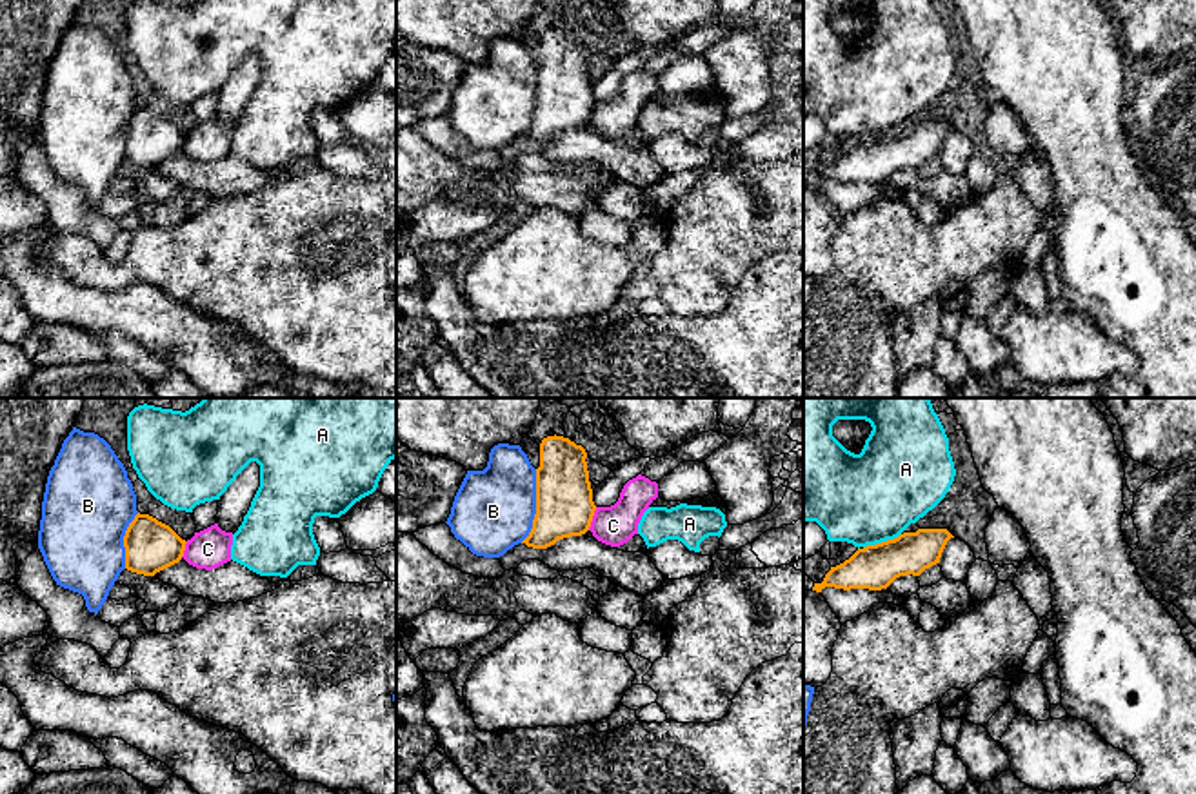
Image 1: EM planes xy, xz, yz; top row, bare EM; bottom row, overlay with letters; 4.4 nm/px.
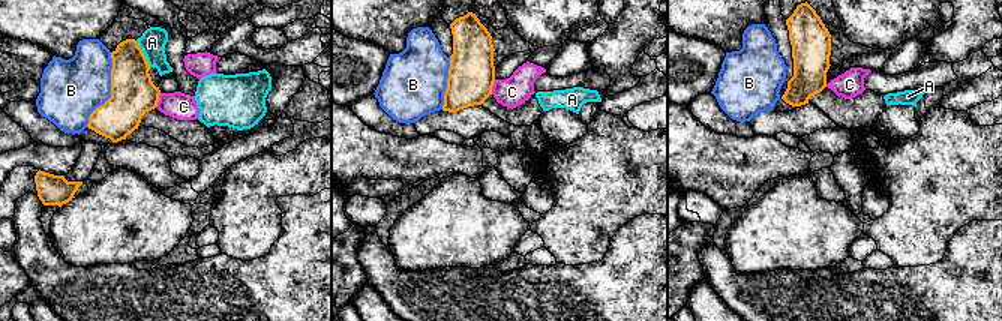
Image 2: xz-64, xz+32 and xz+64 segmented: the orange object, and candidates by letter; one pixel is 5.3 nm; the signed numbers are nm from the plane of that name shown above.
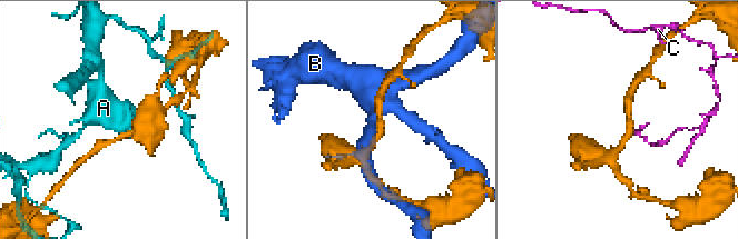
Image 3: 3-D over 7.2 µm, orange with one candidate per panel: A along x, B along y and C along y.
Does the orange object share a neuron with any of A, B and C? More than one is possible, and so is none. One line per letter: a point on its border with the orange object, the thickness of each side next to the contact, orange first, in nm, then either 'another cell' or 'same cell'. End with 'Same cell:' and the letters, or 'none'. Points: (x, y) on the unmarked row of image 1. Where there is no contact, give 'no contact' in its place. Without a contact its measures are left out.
A: meets orange in yz at (882, 135); 200 nm thick on the orange side, 400 nm on the other; another cell
B: meets orange in xz at (537, 99); 260 nm thick on the orange side, 360 nm on the other; another cell
C: meets orange in xz at (591, 111); 260 nm thick on the orange side, 180 nm on the other; another cell
Same cell: none

